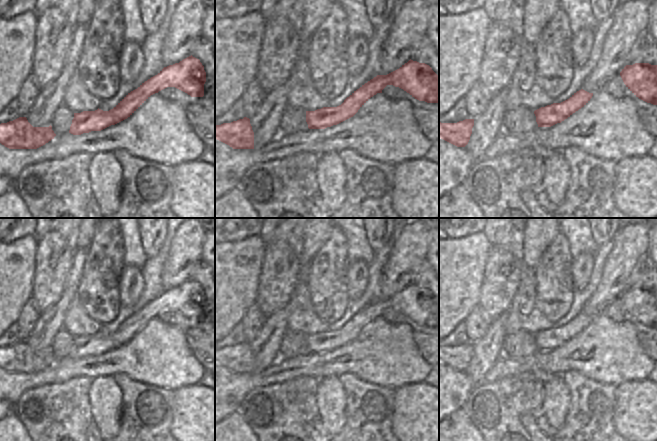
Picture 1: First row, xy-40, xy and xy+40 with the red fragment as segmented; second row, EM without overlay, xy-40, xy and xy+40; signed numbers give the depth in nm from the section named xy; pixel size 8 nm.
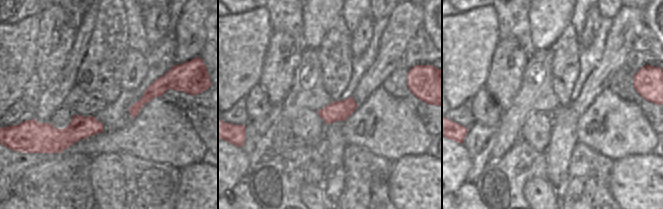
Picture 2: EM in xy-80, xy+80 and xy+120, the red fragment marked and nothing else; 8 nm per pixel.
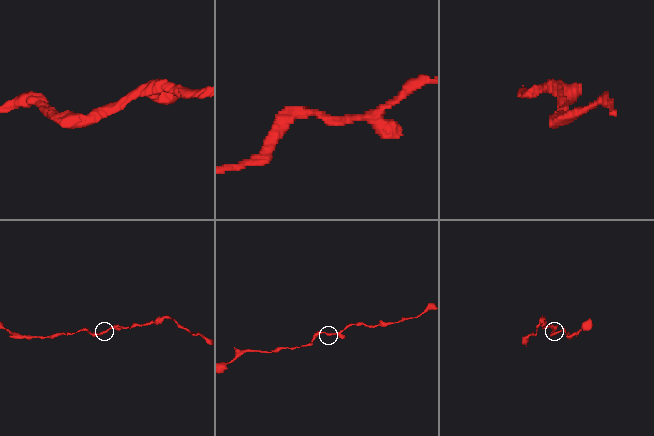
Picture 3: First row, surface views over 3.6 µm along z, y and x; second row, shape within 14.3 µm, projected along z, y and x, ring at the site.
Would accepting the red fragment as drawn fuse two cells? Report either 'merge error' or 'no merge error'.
no merge error

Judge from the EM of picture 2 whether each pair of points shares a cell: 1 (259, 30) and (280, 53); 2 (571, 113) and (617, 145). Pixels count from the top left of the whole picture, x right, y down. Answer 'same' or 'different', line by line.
1: different
2: different

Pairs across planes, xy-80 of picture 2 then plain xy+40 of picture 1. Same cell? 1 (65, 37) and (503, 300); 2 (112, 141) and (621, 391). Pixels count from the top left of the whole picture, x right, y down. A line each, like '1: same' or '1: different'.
1: same
2: different

